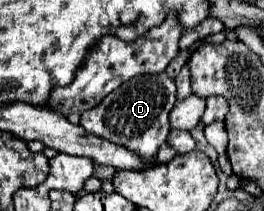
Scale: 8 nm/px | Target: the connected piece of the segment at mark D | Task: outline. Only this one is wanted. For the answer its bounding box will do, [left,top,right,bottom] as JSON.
[81,74,177,158]

